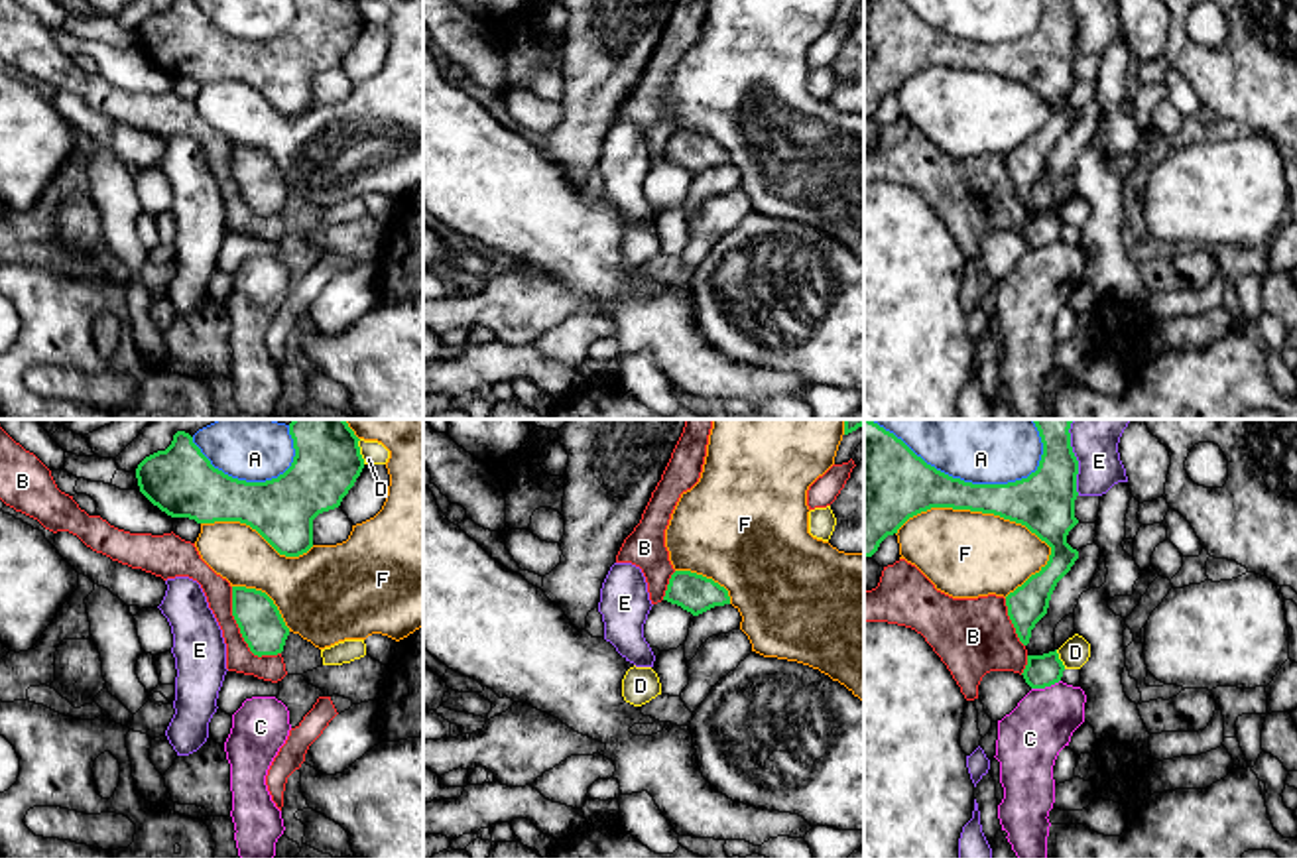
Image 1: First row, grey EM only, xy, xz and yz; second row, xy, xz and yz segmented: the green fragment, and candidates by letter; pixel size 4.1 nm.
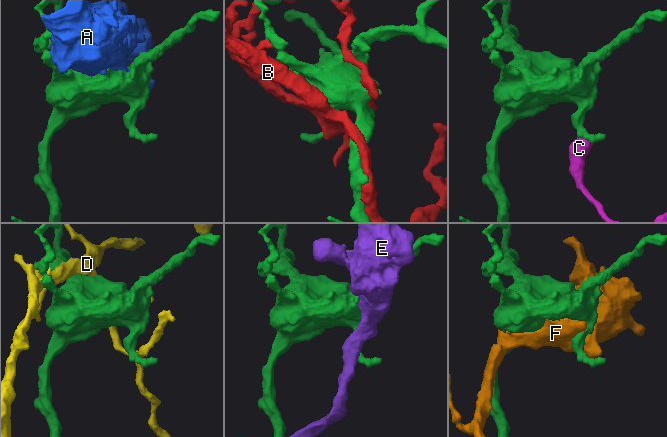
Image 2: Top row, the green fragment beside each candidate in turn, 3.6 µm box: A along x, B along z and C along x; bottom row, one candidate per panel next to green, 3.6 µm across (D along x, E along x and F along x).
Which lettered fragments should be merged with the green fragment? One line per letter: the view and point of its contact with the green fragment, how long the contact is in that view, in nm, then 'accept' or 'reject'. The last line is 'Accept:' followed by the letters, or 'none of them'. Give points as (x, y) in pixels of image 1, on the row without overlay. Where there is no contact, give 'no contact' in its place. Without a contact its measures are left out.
A: contact yz (977, 44); length 600 nm; reject
B: contact xy (241, 191); length 340 nm; reject
C: contact yz (1046, 245); length 130 nm; reject
D: contact xy (359, 12); length 100 nm; reject
E: contact yz (1077, 28); length 220 nm; reject
F: contact yz (977, 69); length 650 nm; reject
Accept: none of them

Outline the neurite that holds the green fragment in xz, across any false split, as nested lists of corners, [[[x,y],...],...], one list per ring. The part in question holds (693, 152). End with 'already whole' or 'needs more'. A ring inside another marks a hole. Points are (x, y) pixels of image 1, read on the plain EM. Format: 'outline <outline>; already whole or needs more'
outline [[[675,130],[671,134],[663,159],[681,165],[693,175],[714,165],[730,163],[728,150],[724,146],[691,130]]]; already whole

